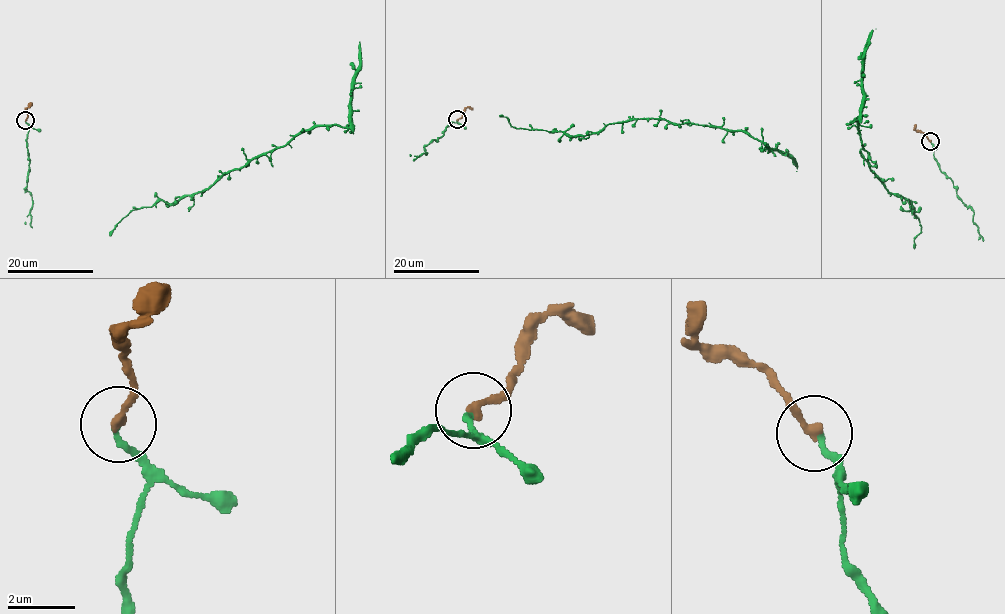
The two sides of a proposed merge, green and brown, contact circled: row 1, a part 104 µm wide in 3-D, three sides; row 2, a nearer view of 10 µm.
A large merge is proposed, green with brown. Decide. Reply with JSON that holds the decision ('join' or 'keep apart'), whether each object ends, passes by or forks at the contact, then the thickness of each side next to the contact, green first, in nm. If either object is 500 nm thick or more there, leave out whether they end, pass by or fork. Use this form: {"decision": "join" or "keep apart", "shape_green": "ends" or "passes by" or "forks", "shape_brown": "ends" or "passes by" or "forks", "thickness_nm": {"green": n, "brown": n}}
{"decision": "join", "shape_green": "ends", "shape_brown": "ends", "thickness_nm": {"green": 170, "brown": 260}}

